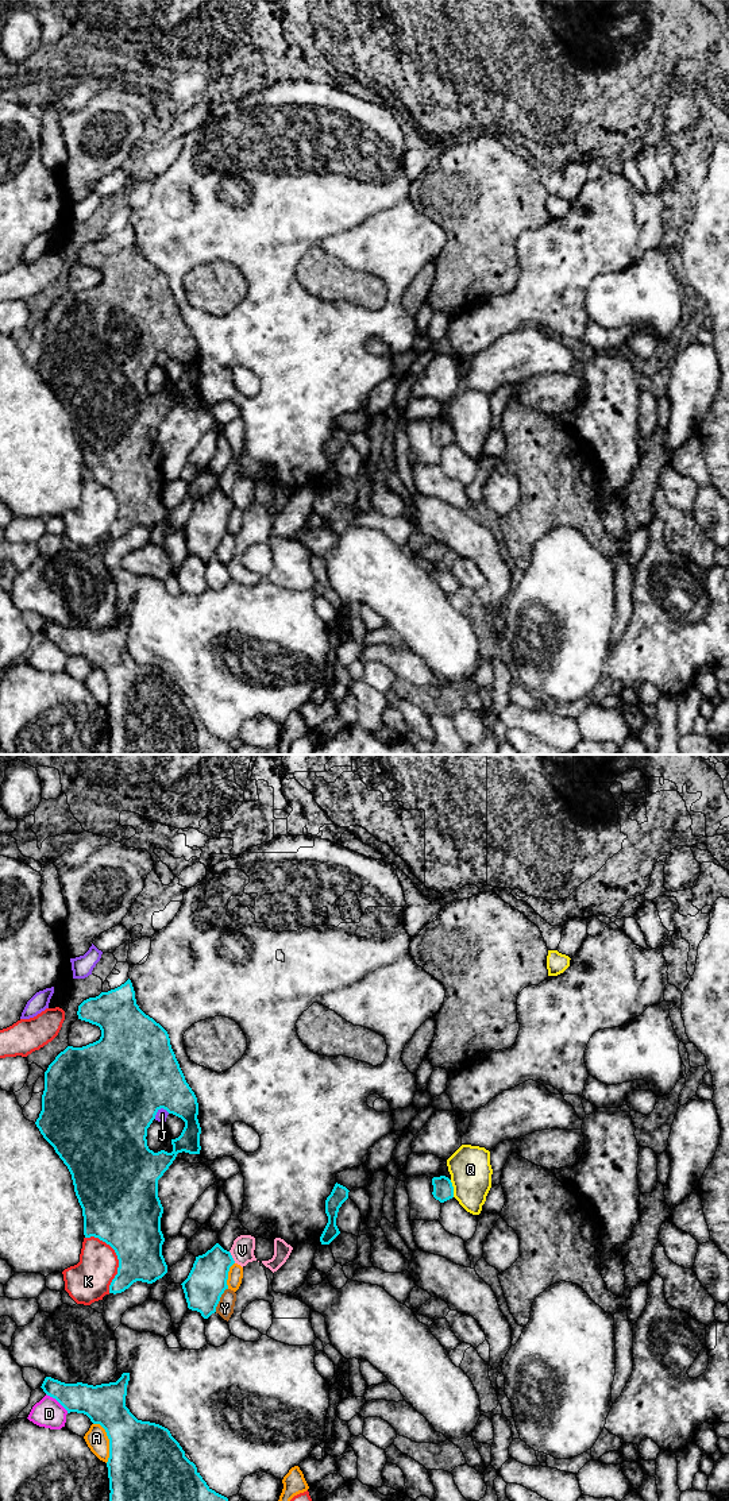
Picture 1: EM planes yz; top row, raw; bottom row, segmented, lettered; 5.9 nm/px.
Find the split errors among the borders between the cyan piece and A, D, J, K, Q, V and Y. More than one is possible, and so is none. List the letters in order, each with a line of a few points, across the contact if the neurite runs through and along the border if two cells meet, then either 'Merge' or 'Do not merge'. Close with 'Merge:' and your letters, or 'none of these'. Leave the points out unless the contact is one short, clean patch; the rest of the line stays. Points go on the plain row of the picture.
A: Do not merge
D: Do not merge
J: Do not merge
K: Do not merge
Q: Do not merge
V: Merge
Y: Do not merge
Merge: V

